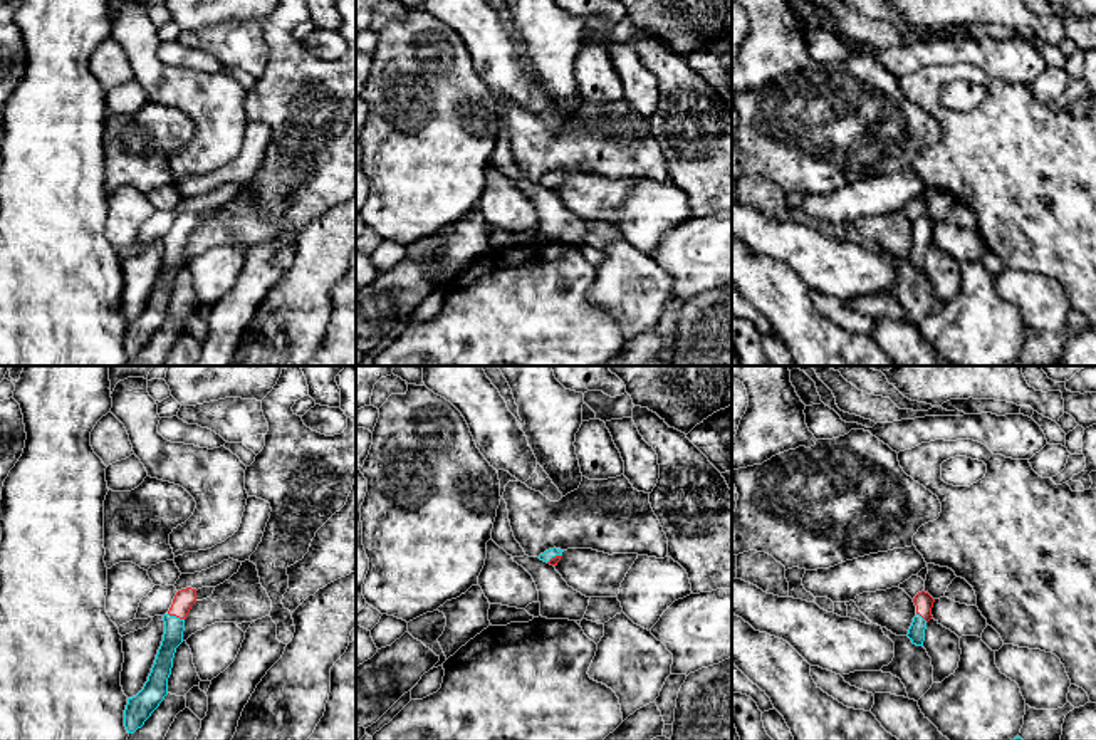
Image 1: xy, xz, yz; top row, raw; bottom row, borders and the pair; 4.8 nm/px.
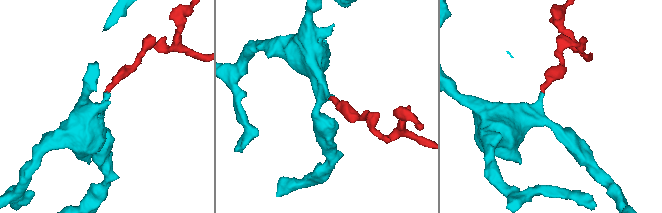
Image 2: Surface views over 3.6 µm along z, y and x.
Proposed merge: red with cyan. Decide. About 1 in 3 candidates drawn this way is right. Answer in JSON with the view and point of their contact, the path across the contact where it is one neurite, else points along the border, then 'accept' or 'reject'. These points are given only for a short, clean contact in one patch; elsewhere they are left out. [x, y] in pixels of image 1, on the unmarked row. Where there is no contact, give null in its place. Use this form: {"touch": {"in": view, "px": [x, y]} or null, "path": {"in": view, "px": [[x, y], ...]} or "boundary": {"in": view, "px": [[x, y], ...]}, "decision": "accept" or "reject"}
{"touch": {"in": "xy", "px": [177, 240]}, "path": {"in": "xy", "px": [[185, 222], [177, 240], [173, 250]]}, "decision": "accept"}

